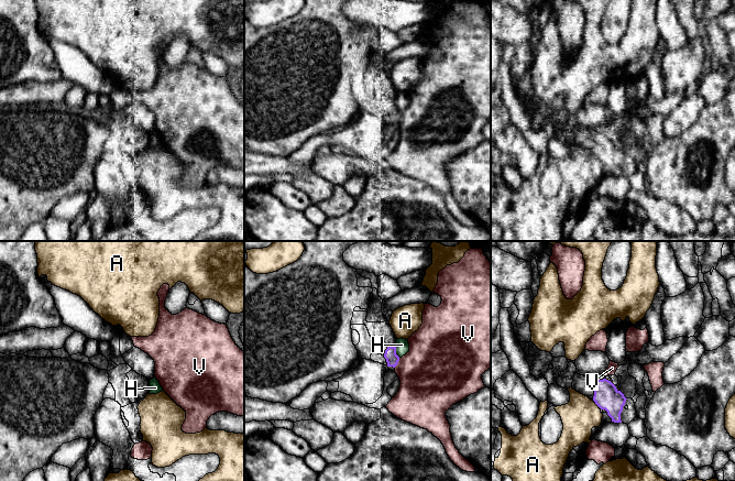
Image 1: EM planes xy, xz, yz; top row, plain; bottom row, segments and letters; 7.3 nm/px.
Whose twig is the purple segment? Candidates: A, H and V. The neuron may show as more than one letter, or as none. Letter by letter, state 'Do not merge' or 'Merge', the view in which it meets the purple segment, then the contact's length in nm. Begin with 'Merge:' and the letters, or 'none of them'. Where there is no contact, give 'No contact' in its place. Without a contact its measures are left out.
Merge: none of them
A: Do not merge. Touches purple in yz. Shared border 50 nm
H: Do not merge. Touches purple in xz. Shared border 90 nm
V: Do not merge. Touches purple in xz. Shared border 80 nm

